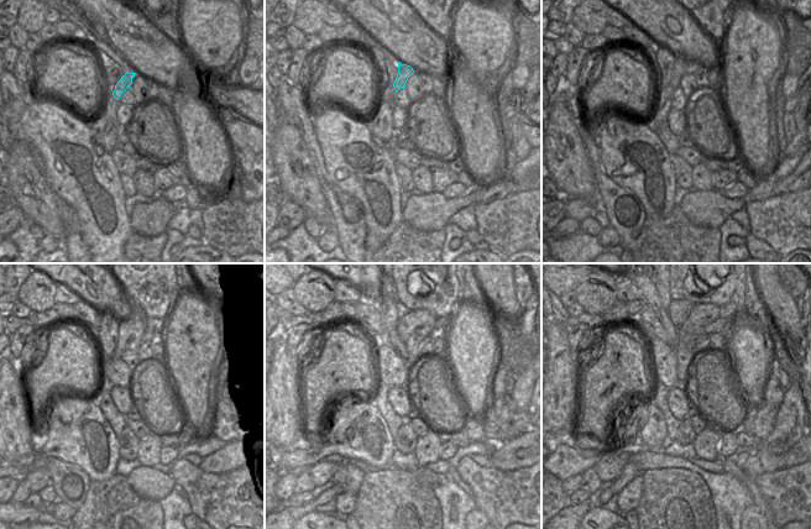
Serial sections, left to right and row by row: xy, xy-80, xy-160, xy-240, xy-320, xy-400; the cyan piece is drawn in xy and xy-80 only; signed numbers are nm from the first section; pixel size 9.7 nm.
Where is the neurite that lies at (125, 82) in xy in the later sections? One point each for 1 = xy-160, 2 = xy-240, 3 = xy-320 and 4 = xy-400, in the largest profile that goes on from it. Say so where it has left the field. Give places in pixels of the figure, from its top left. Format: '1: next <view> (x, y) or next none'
1: next xy-160 (690, 67)
2: next xy-240 (153, 326)
3: next xy-320 (441, 323)
4: next xy-400 (728, 310)

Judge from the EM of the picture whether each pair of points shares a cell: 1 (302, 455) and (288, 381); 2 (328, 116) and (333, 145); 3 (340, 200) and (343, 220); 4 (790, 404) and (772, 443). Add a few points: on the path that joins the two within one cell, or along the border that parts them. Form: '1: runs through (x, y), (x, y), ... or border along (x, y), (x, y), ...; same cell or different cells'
1: border along (308, 440), (292, 449), (277, 451); different cells
2: runs through (331, 124), (333, 137); same cell
3: runs through (341, 205), (343, 215); same cell
4: runs through (790, 414), (790, 424), (781, 433); same cell

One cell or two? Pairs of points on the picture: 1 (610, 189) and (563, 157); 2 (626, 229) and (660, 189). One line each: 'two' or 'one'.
1: two
2: two

